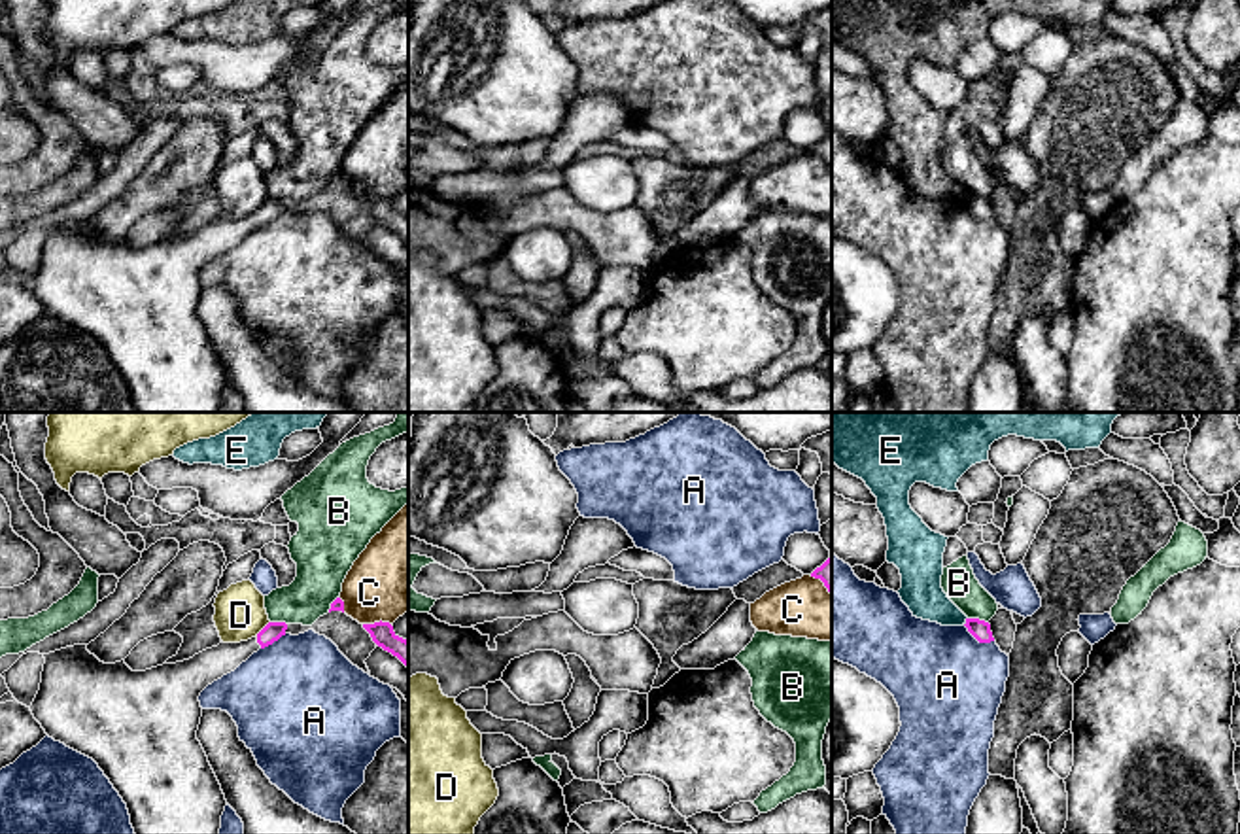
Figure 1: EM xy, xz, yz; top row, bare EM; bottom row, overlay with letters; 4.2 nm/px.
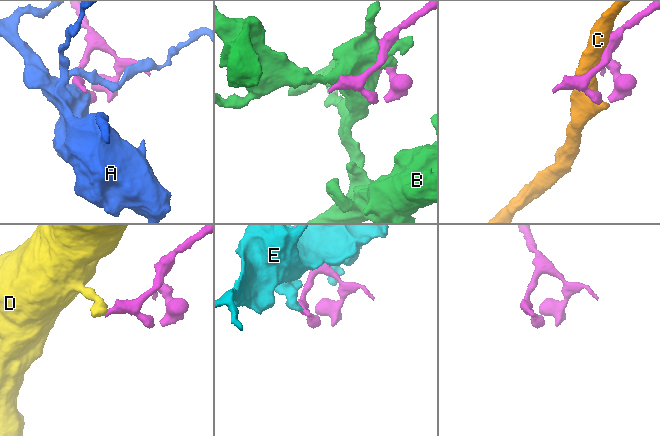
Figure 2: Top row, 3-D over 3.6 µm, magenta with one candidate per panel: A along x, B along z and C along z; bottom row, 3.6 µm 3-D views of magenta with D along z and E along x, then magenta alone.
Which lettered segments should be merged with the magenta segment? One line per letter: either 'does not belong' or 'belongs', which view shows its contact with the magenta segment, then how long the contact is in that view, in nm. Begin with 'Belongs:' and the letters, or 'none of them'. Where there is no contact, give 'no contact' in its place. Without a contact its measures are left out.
Belongs: none of them
A: does not belong; contact in yz; length 150 nm
B: does not belong; contact in yz; length 90 nm
C: does not belong; contact in xy; length 120 nm
D: does not belong; contact in xy; length 90 nm
E: does not belong; contact in yz; length 40 nm

